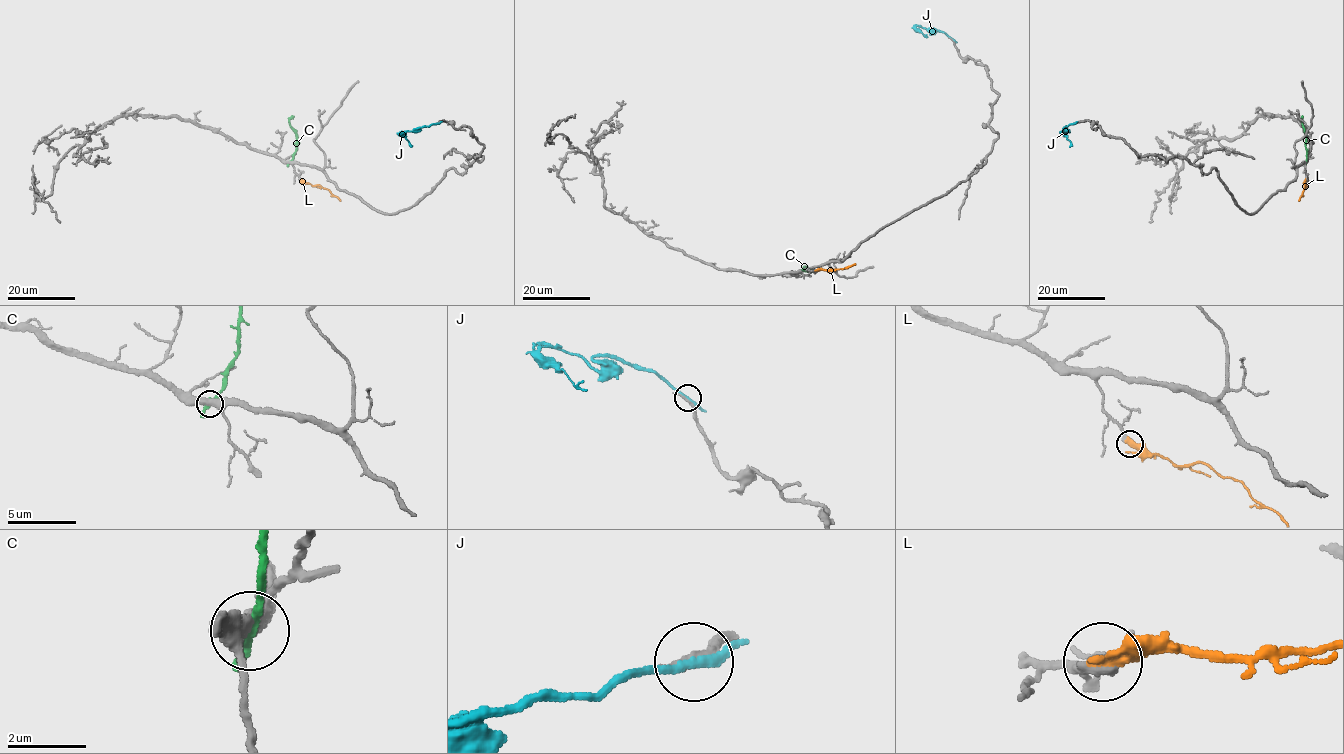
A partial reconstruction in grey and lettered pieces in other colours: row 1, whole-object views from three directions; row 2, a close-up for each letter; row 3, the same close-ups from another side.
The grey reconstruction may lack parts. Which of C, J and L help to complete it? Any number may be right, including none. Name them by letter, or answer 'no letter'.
L

